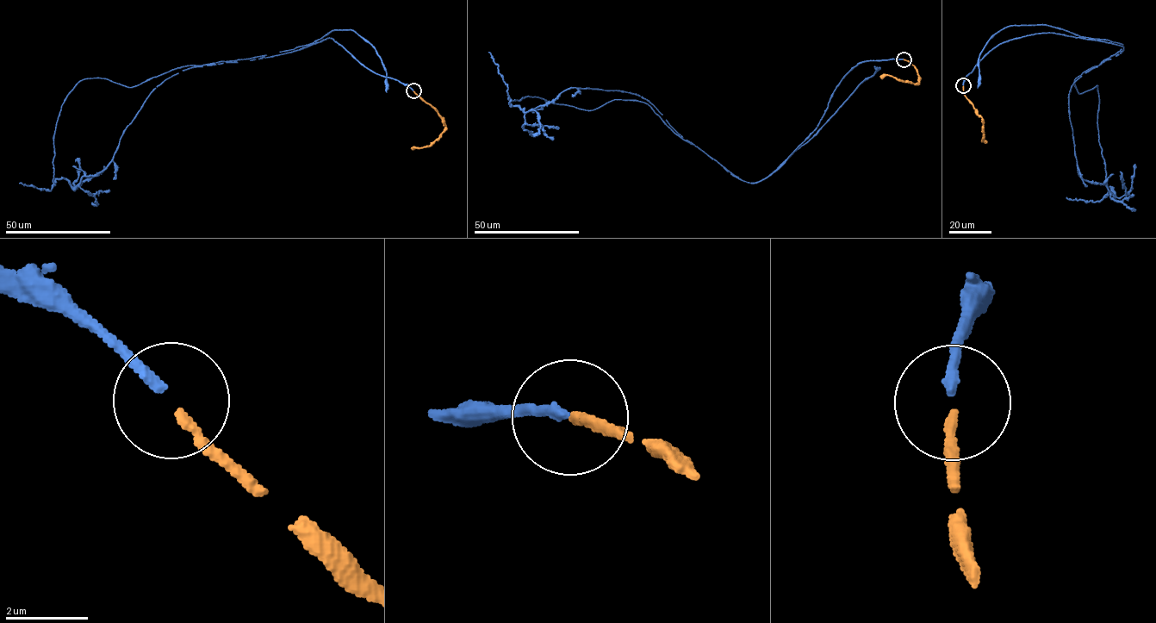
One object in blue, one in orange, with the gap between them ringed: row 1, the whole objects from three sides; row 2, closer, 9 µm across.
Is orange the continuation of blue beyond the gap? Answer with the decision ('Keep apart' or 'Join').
Join

